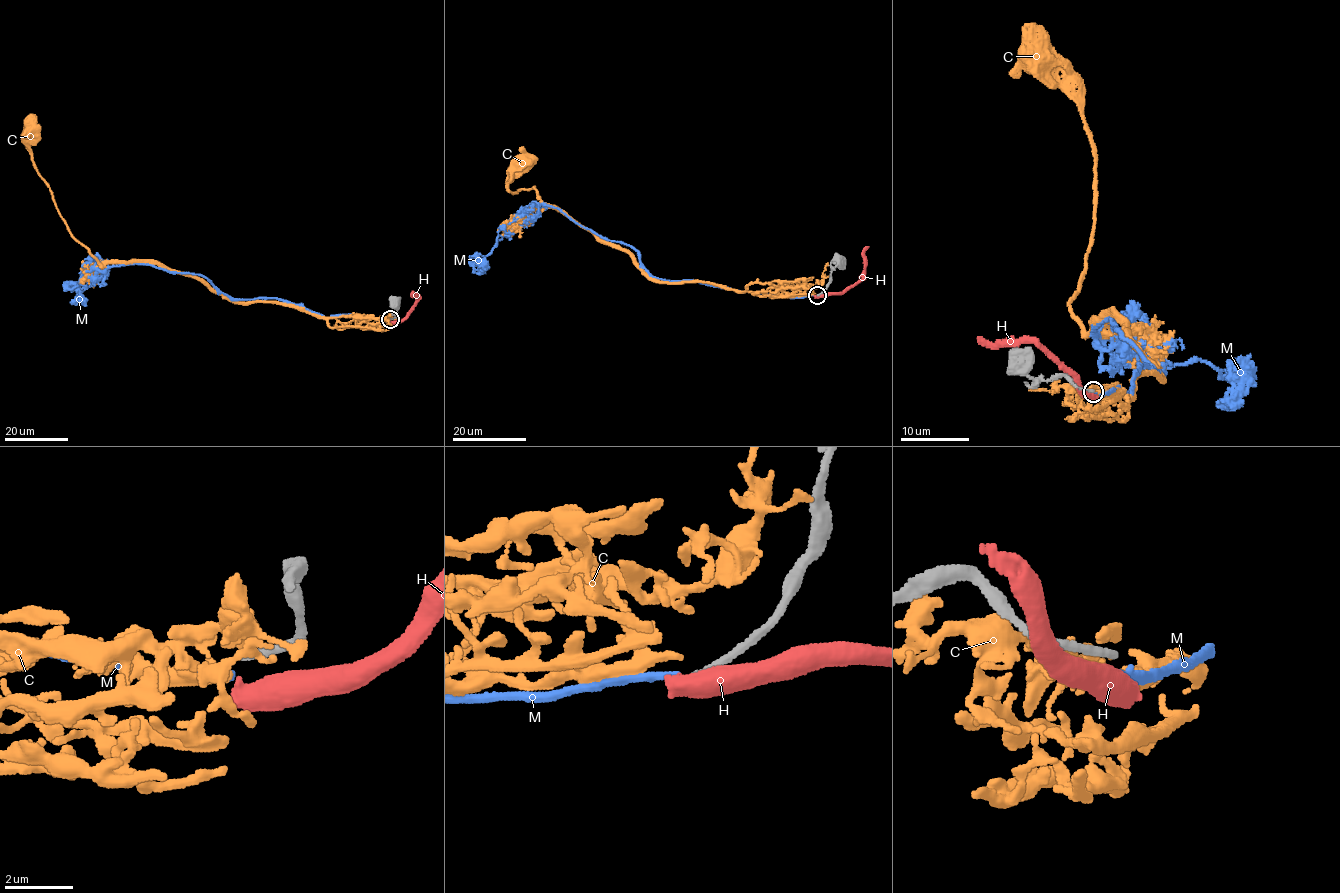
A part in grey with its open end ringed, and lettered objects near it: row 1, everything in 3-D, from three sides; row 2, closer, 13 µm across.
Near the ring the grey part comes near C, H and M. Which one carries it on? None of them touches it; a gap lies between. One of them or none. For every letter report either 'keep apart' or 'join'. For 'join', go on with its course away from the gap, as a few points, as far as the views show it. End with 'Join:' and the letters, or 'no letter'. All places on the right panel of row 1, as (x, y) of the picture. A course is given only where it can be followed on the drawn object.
C: keep apart
H: keep apart
M: join; it runs (1094, 394), (1133, 393), (1139, 365), (1158, 373), (1110, 319), (1100, 338), (1167, 368), (1239, 364), (1226, 406)
Join: M

